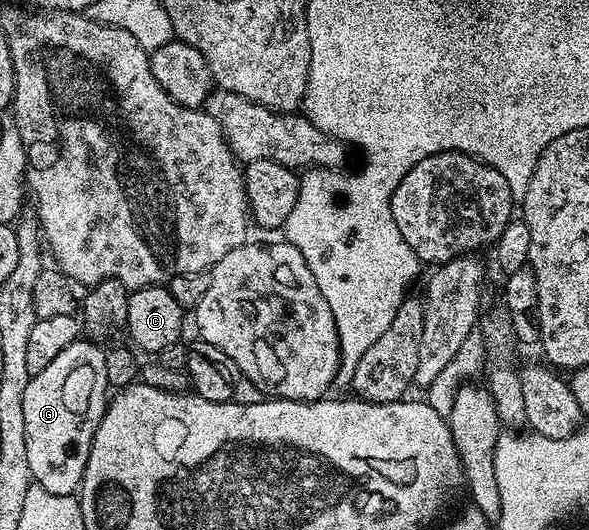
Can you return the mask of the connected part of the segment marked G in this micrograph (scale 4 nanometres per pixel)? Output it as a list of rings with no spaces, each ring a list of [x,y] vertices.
[[[79,340],[68,344],[44,372],[33,375],[24,388],[24,436],[28,448],[28,468],[31,479],[48,492],[74,494],[82,485],[96,428],[106,415],[108,405],[108,376],[104,369],[106,350],[97,341]]]

